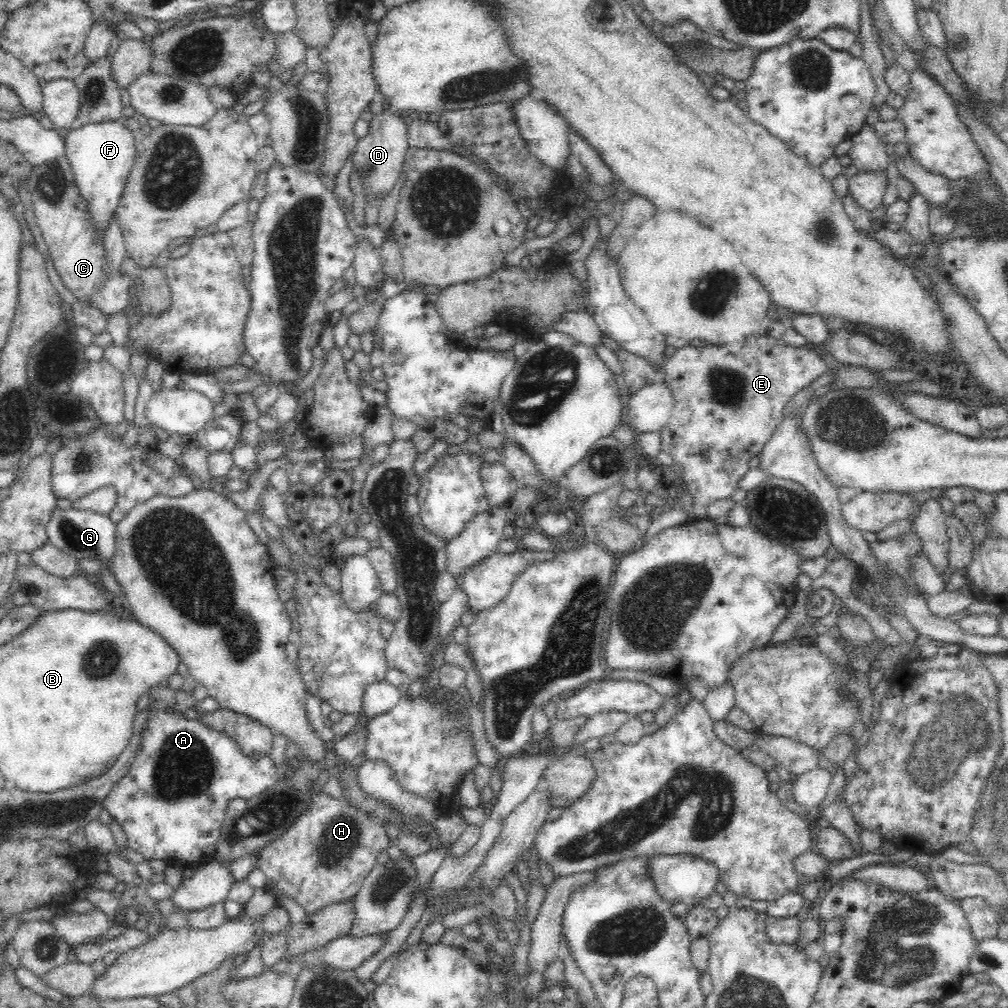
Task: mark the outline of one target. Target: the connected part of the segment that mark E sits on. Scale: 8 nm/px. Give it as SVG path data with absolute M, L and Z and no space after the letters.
M754 335L744 342L730 345L691 343L678 348L667 358L659 372L661 381L670 389L674 407L670 420L659 430L661 450L670 454L683 468L681 478L688 485L688 509L692 518L706 519L707 508L717 500L730 497L738 488L738 480L748 470L748 460L757 456L762 446L783 422L783 410L794 394L828 370L818 353L807 348L792 348L770 335Z

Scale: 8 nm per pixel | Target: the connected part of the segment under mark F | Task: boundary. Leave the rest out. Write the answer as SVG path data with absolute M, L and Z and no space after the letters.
M102 120L84 124L80 128L72 128L64 136L66 157L73 168L75 183L81 198L86 200L86 210L97 230L104 231L108 226L108 220L114 214L114 208L118 206L137 157L138 135L139 133L132 132L120 120Z

